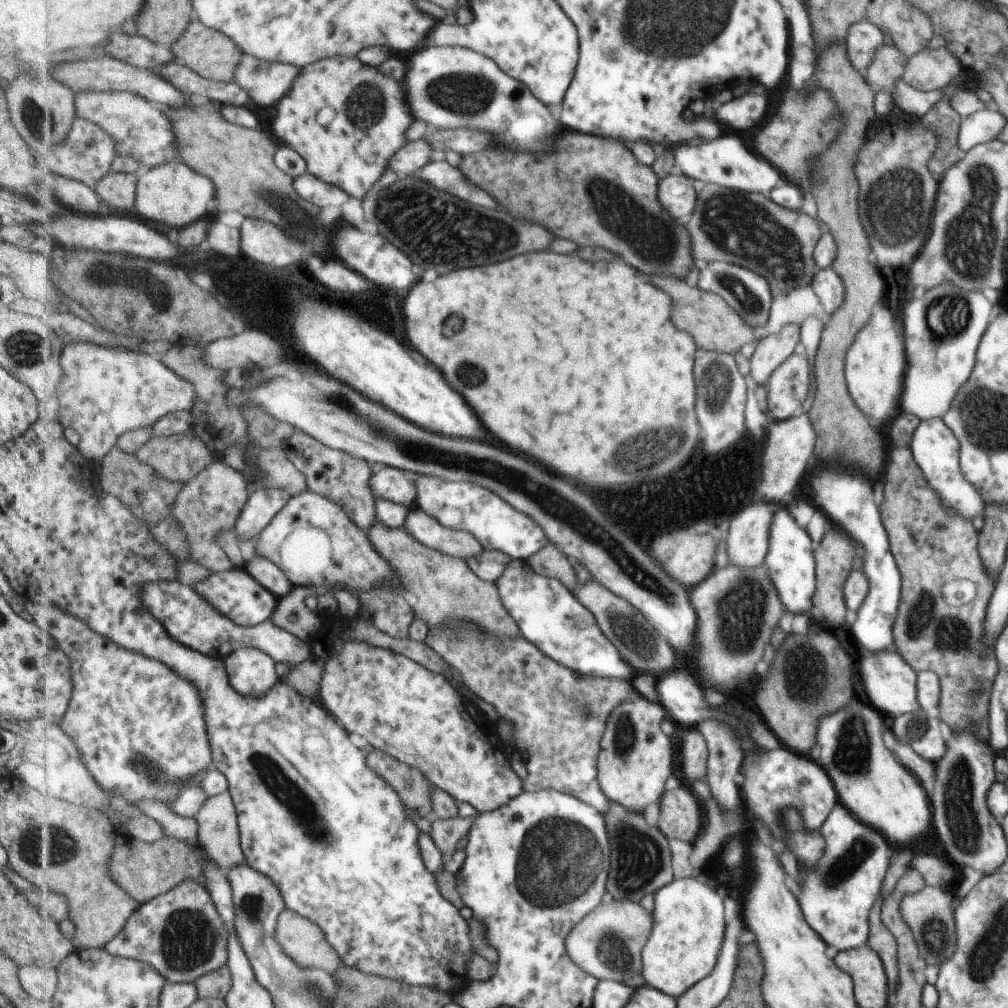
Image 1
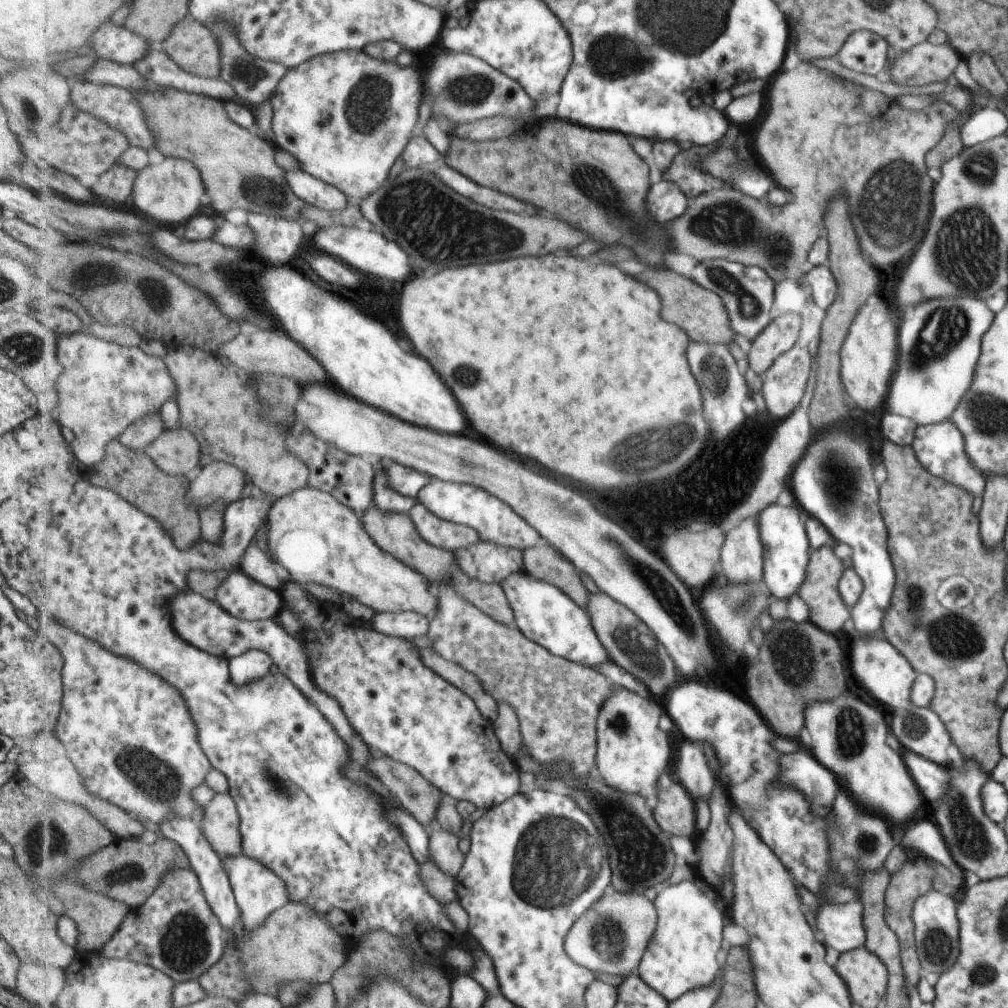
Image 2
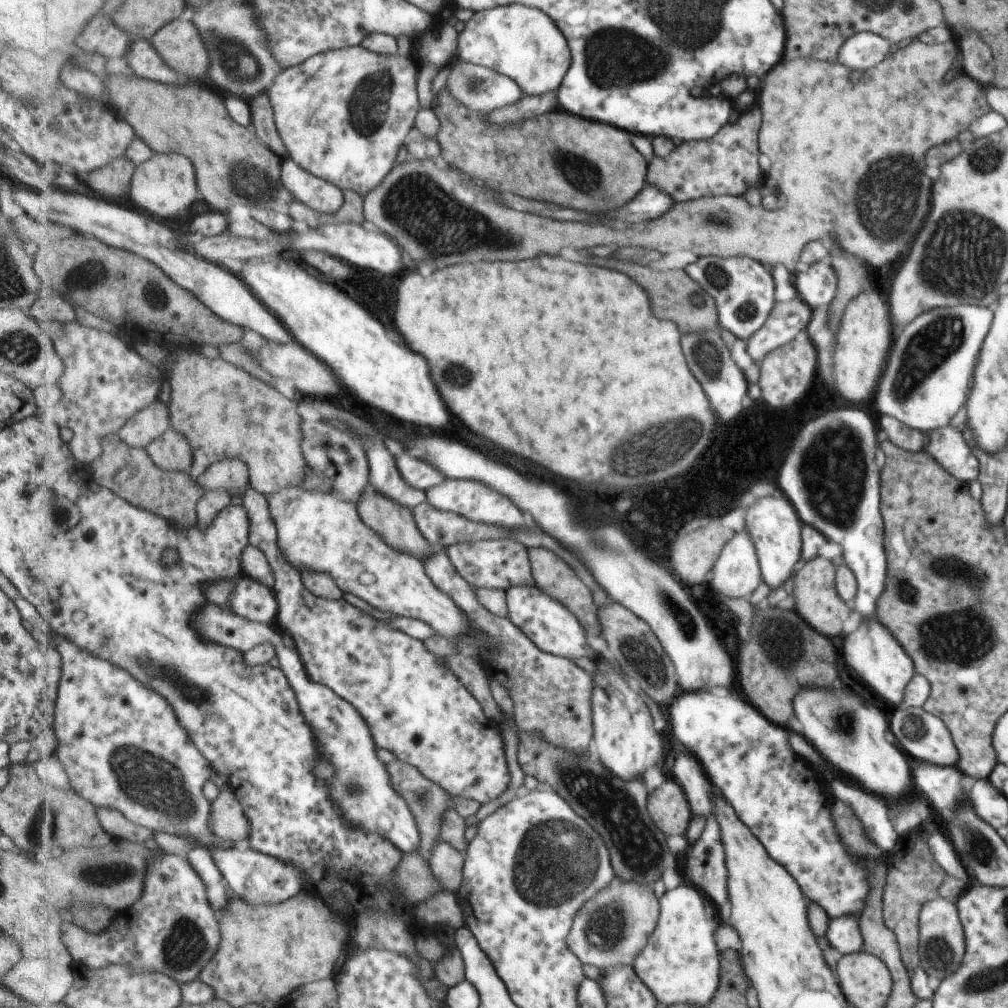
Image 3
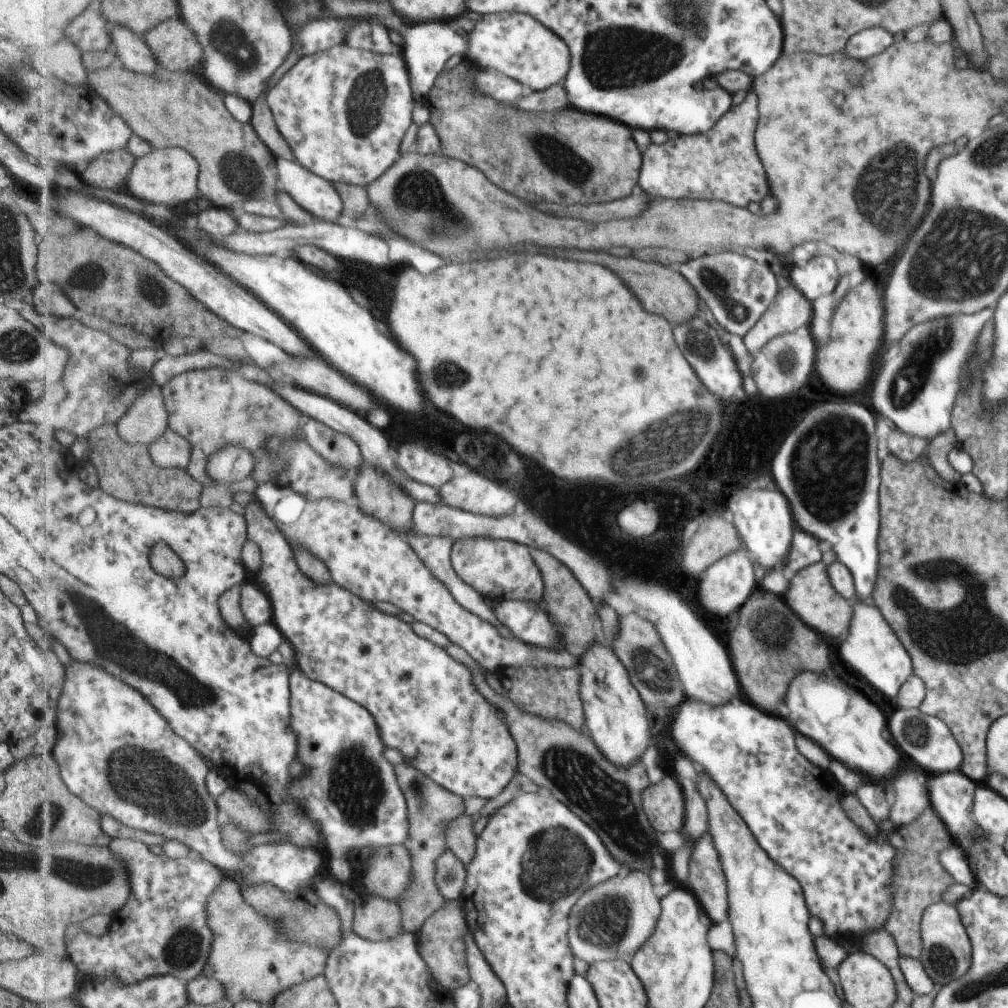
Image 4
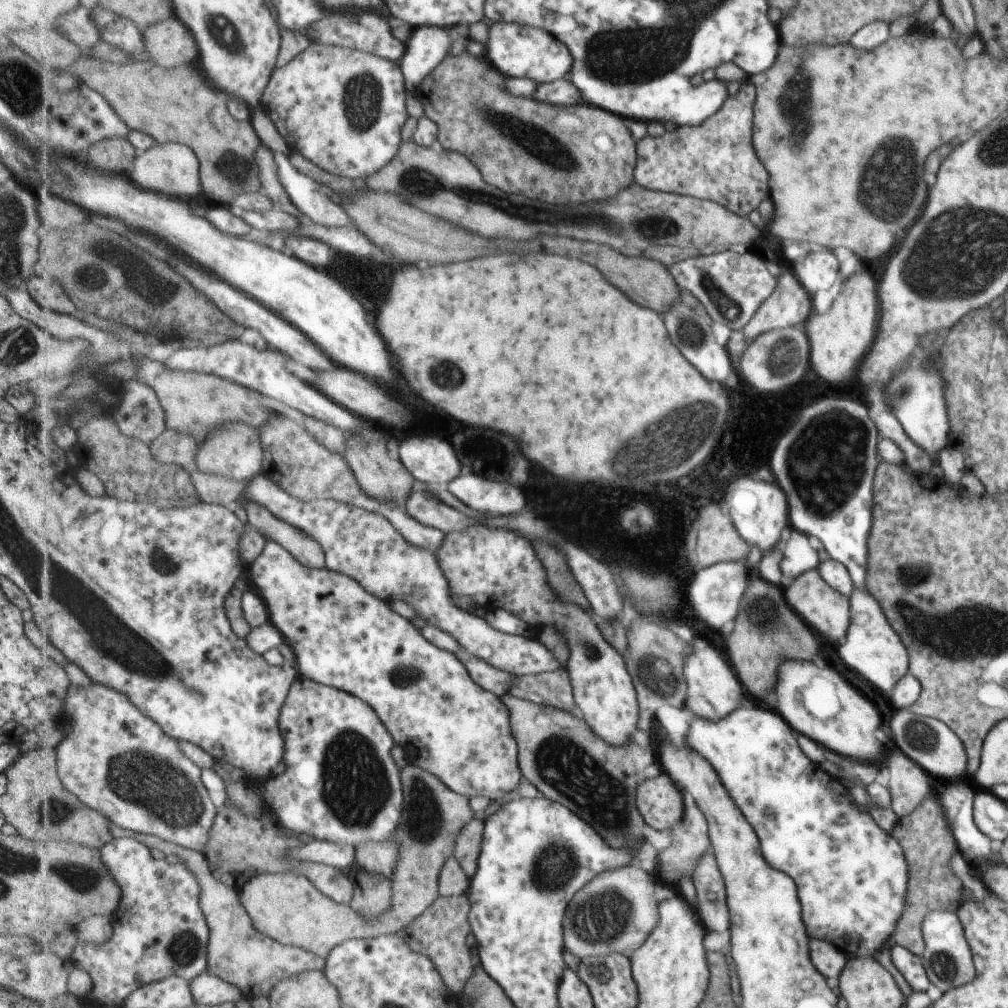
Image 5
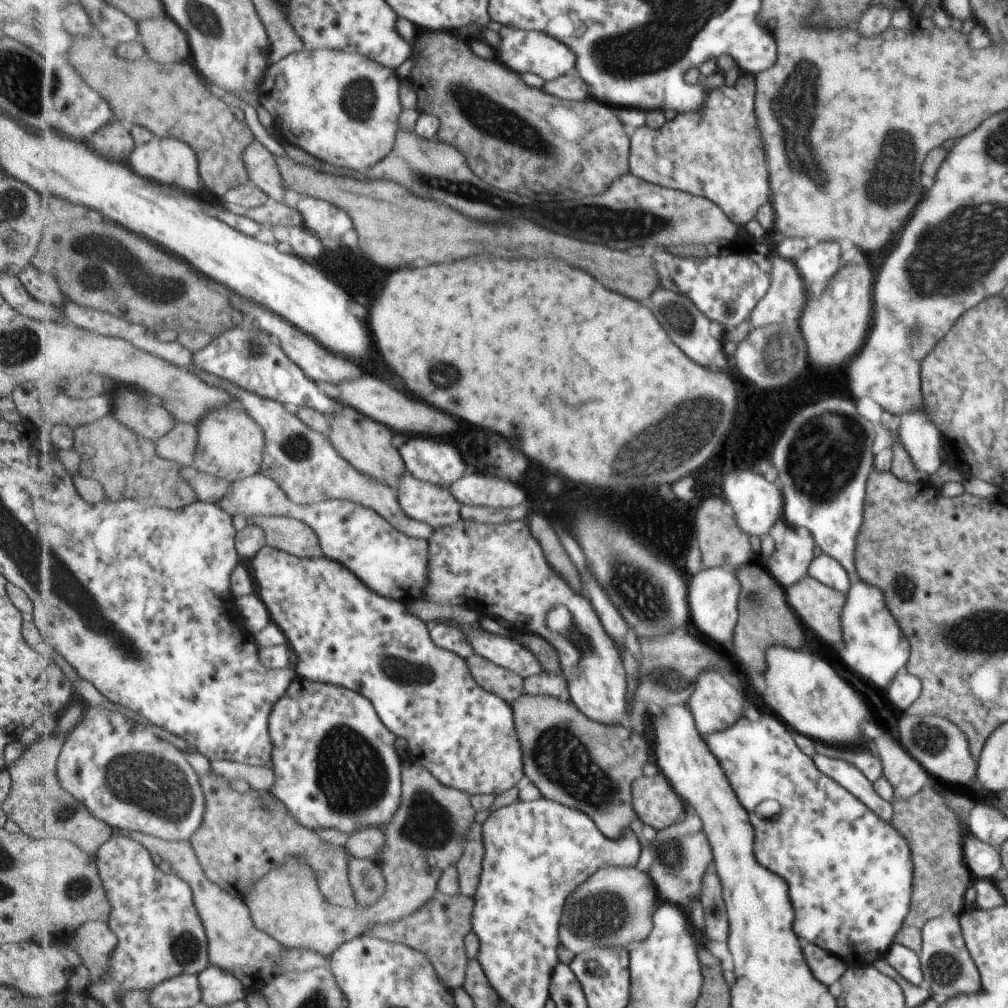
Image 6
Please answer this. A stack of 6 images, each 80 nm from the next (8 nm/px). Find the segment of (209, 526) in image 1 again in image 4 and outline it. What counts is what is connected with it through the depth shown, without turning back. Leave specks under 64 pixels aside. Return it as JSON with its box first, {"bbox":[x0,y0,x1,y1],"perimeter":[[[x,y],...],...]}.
{"bbox":[207,443,258,482],"perimeter":[[[231,443],[208,456],[207,470],[211,480],[236,482],[252,476],[258,460],[251,449]]]}

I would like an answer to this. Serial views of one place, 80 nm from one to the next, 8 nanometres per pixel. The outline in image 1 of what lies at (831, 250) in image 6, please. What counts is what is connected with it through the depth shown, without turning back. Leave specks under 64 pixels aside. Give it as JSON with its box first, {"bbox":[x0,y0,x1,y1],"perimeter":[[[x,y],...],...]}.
{"bbox":[809,267,844,315],"perimeter":[[[829,267],[819,269],[809,283],[822,309],[830,315],[842,301],[844,293],[843,283],[837,273]]]}

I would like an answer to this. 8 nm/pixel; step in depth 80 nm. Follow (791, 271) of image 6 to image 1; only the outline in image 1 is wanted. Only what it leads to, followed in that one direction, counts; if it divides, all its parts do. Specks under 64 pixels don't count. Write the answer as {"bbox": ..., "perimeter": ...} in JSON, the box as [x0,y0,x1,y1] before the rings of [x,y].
{"bbox":[749,323,799,386],"perimeter":[[[785,323],[777,332],[758,340],[749,361],[750,375],[757,386],[763,386],[773,370],[799,349],[798,333],[796,323]]]}

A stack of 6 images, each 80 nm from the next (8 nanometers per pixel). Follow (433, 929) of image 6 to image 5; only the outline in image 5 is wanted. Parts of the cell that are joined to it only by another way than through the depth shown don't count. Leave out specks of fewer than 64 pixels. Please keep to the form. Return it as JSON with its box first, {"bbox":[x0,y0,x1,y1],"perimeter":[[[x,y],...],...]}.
{"bbox":[397,892,476,994],"perimeter":[[[467,892],[459,896],[439,896],[427,912],[417,917],[411,925],[397,933],[413,950],[428,956],[438,968],[444,984],[455,994],[464,992],[468,980],[474,973],[476,957],[469,950],[469,938],[473,938],[473,925],[470,922],[472,902]]]}

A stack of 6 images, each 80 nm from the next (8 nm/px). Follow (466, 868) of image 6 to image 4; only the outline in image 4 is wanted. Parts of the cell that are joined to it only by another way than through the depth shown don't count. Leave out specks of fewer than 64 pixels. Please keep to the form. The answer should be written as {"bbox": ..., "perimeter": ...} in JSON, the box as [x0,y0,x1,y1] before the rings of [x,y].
{"bbox":[448,815,478,866],"perimeter":[[[463,815],[448,828],[448,848],[467,866],[475,858],[478,836],[471,815]]]}

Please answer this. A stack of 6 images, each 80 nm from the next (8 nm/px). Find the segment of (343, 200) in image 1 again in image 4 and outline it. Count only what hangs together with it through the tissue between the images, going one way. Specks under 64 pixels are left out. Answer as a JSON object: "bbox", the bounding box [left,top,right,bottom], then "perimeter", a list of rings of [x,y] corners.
{"bbox":[275,158,344,223],"perimeter":[[[275,158],[277,188],[288,192],[317,220],[342,223],[344,202],[331,181],[307,170],[297,161]]]}

